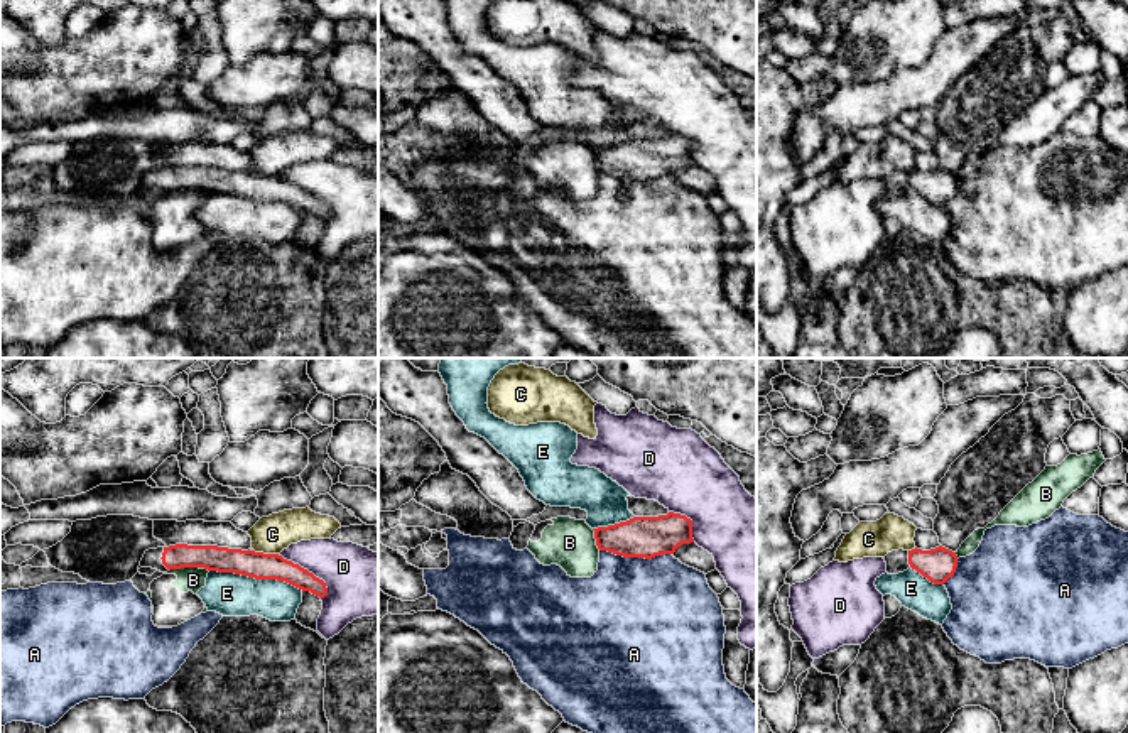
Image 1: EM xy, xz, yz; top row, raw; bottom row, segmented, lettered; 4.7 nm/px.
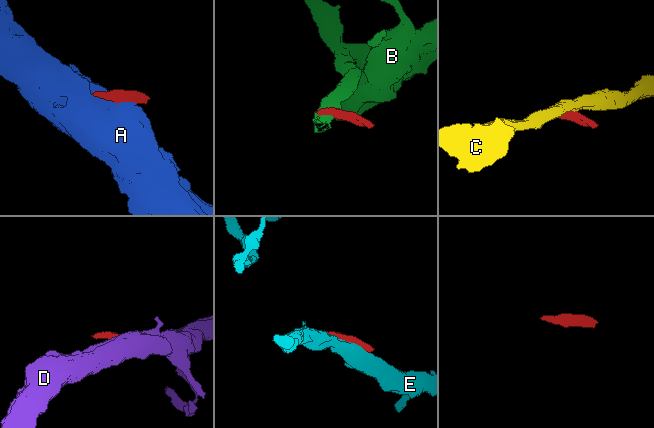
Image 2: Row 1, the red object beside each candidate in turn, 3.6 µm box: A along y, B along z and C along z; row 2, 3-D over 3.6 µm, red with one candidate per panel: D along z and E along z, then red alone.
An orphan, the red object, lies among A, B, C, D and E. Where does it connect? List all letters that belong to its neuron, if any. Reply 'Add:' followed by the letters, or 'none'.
Add: none

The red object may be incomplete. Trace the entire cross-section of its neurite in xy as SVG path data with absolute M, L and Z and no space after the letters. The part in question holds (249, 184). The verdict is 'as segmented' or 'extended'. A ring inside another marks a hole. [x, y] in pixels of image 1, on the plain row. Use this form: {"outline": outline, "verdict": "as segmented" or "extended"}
{"outline": "M176 166L145 172L140 189L152 189L160 194L181 189L204 189L208 193L235 194L255 201L285 203L319 220L328 216L326 204L299 186L279 176L263 176L250 171Z", "verdict": "extended"}

